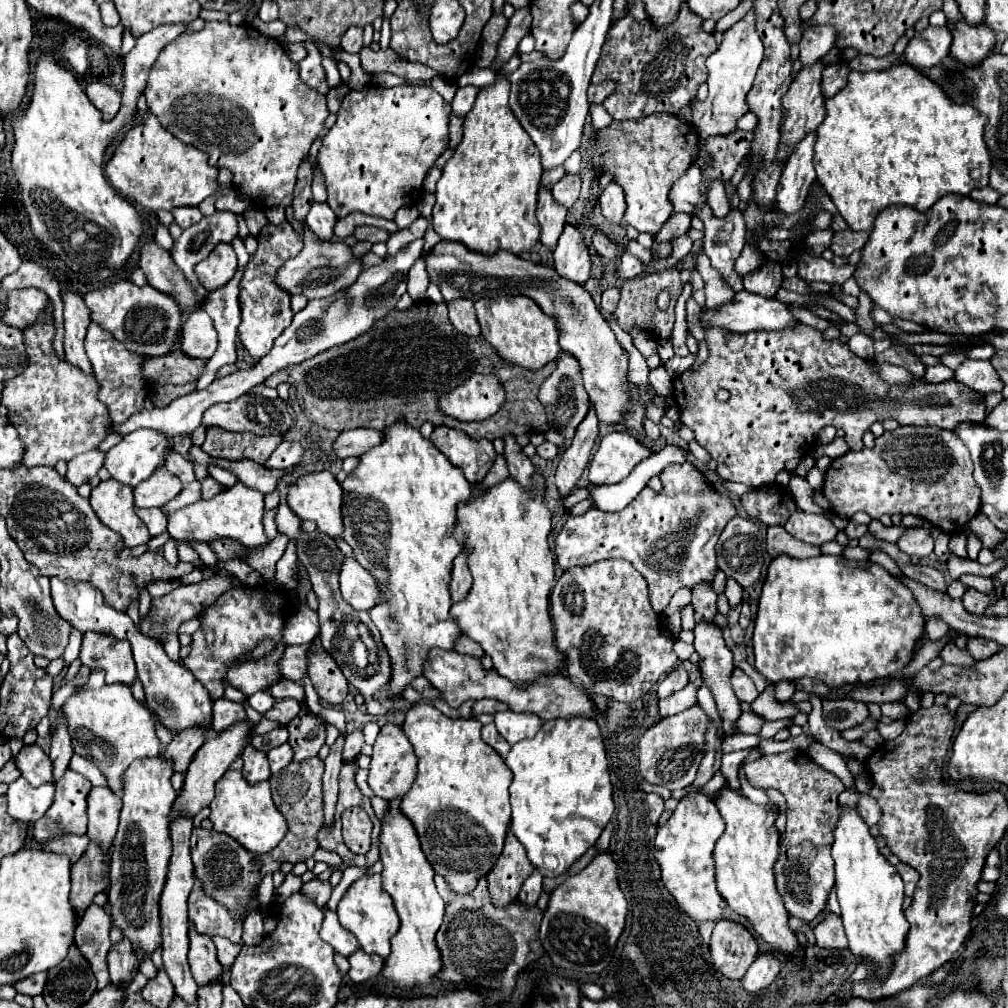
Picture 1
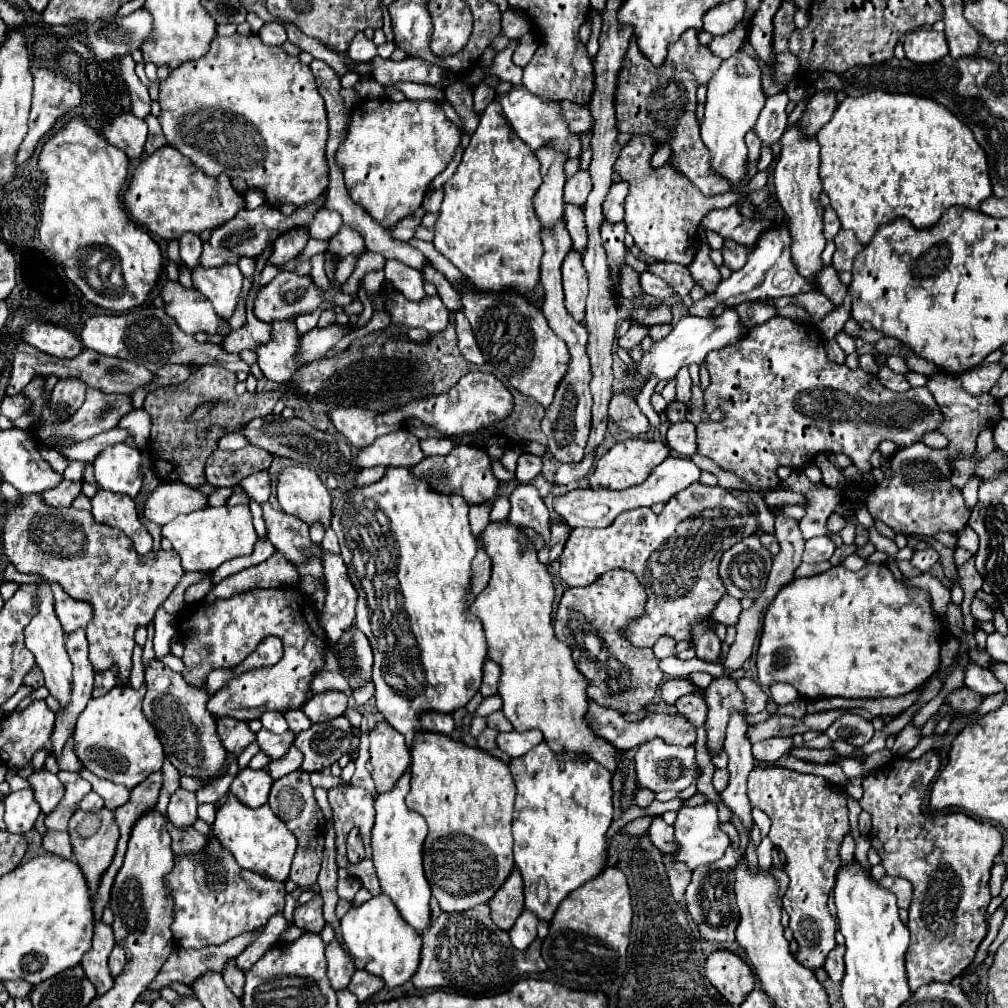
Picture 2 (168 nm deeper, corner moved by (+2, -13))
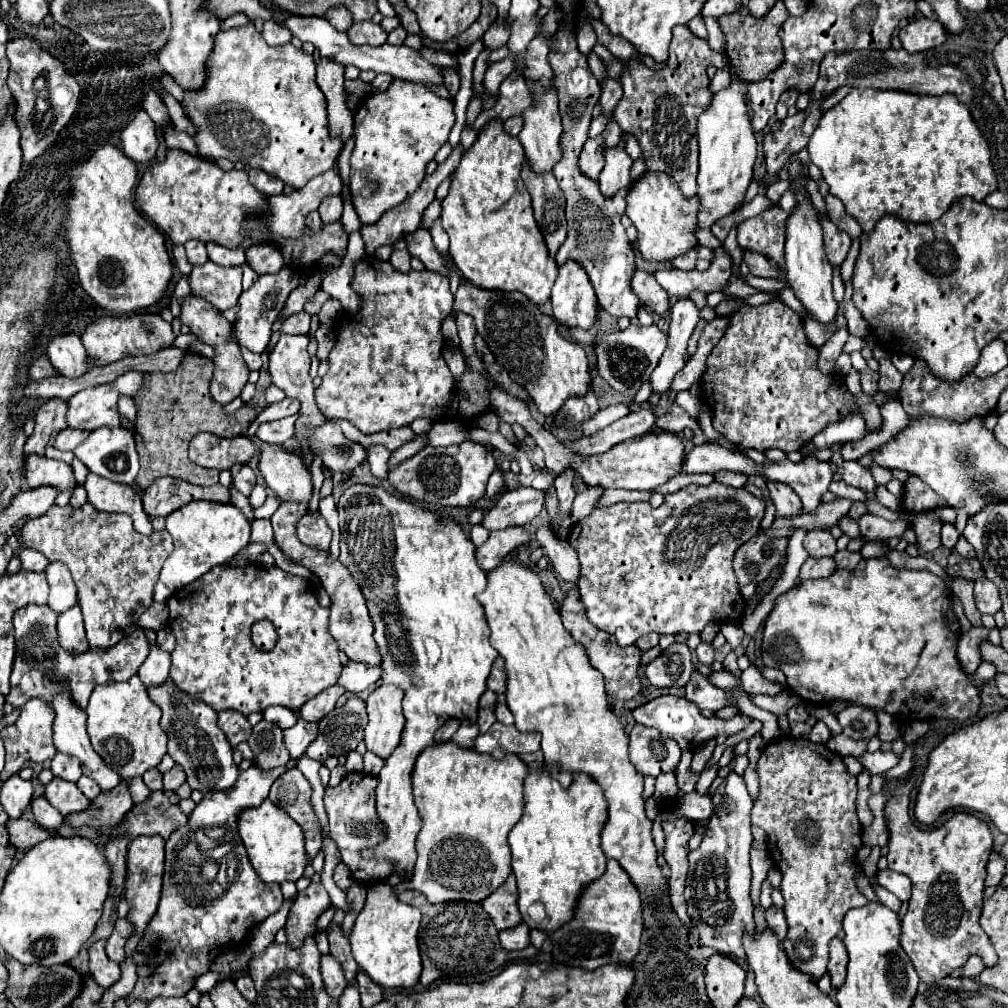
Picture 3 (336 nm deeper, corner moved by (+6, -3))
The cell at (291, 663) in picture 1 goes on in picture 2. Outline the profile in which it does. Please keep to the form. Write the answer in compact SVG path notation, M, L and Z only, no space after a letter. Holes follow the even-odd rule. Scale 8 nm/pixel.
M329 648L325 650L325 666L313 676L313 682L309 682L309 688L313 694L327 692L327 690L341 690L341 692L351 690L347 678L341 674L341 666L337 664L337 660Z

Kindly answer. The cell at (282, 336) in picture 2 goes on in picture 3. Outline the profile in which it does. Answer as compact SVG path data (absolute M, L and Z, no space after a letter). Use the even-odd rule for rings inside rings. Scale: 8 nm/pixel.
M281 336L279 342L275 344L275 350L273 354L269 356L269 372L273 376L273 384L279 386L281 390L285 390L287 396L291 398L297 398L301 402L301 410L299 410L299 420L295 422L297 430L295 430L295 436L301 444L301 454L303 454L303 462L307 468L311 468L311 462L313 462L313 452L309 448L309 436L311 436L311 430L325 424L325 416L321 414L321 410L317 408L315 404L315 388L313 388L313 382L311 382L311 376L309 376L309 354L307 354L307 344L309 344L309 336Z

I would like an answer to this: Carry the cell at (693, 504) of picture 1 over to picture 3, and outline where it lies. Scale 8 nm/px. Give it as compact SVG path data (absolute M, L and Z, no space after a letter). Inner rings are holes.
M711 482L709 486L691 484L675 494L667 494L659 508L651 508L649 502L619 502L593 510L569 534L569 544L579 552L581 578L577 588L589 622L615 636L621 646L631 646L649 632L701 634L709 622L737 624L743 616L739 612L743 608L743 596L733 572L733 556L741 544L759 532L763 514L765 500L745 488L733 488L721 482Z

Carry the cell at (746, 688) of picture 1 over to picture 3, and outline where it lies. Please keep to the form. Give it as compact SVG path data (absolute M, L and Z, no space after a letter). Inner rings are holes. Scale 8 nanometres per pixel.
M749 666L747 670L743 670L743 674L741 674L741 682L743 682L745 692L749 692L749 694L777 696L779 692L783 692L783 686L781 686L781 684L763 678L761 672L759 672L755 666Z

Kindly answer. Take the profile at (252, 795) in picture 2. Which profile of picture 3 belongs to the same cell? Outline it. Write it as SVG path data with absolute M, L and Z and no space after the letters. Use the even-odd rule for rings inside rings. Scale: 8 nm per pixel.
M257 766L241 770L231 790L207 794L195 806L187 824L169 836L165 846L163 894L141 938L141 946L133 952L133 960L141 968L133 992L125 998L127 1004L135 1000L151 1002L157 996L185 996L195 988L195 978L209 972L219 954L241 944L243 938L247 940L253 926L281 908L281 888L261 882L249 864L237 832L237 816L241 810L261 806L273 780L285 772L287 768L265 772ZM147 944L153 944L153 952L149 954L145 952Z

